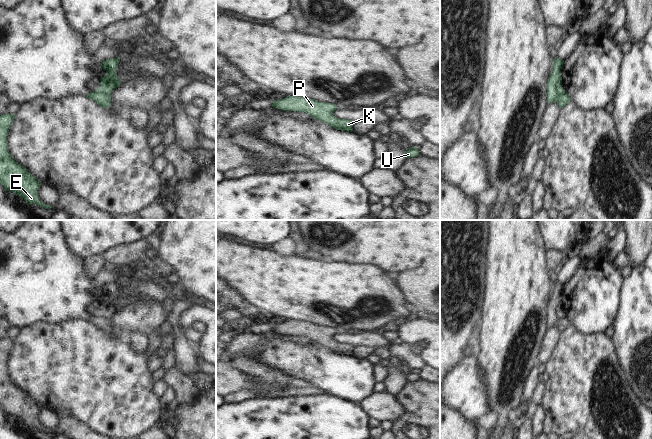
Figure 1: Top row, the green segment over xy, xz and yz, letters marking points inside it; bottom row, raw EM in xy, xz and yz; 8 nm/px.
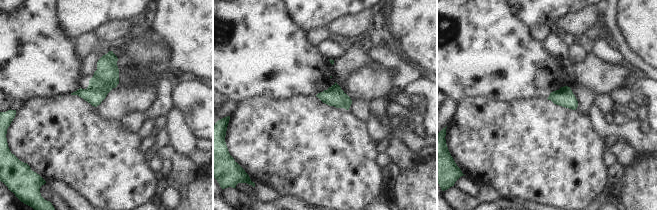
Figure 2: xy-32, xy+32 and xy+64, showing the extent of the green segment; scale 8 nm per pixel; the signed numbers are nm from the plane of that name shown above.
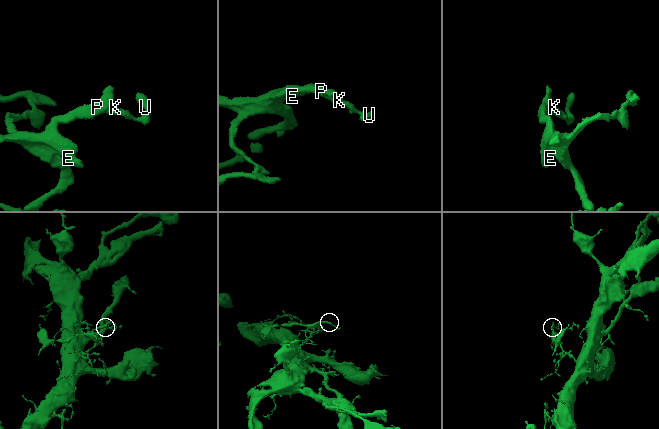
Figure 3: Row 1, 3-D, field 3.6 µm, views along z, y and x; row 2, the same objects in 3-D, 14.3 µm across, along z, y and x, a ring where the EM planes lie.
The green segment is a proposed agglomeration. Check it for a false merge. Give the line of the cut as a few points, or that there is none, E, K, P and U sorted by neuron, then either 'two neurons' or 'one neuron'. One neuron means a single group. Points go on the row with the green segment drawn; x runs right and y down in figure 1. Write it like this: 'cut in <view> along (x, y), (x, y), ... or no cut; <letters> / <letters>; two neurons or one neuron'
no cut; E K P U; one neuron

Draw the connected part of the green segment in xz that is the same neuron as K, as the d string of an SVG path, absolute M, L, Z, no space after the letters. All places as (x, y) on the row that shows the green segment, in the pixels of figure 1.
M289 95L286 98L273 101L272 107L287 112L305 112L314 119L327 123L335 129L353 132L353 121L334 116L333 113L338 107L333 103Z

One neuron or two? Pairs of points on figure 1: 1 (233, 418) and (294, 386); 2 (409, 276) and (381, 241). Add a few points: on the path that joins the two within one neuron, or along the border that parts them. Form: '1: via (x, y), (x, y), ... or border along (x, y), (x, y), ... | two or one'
1: border along (294, 396), (261, 398) | two
2: border along (425, 259), (414, 267), (398, 272) | two

